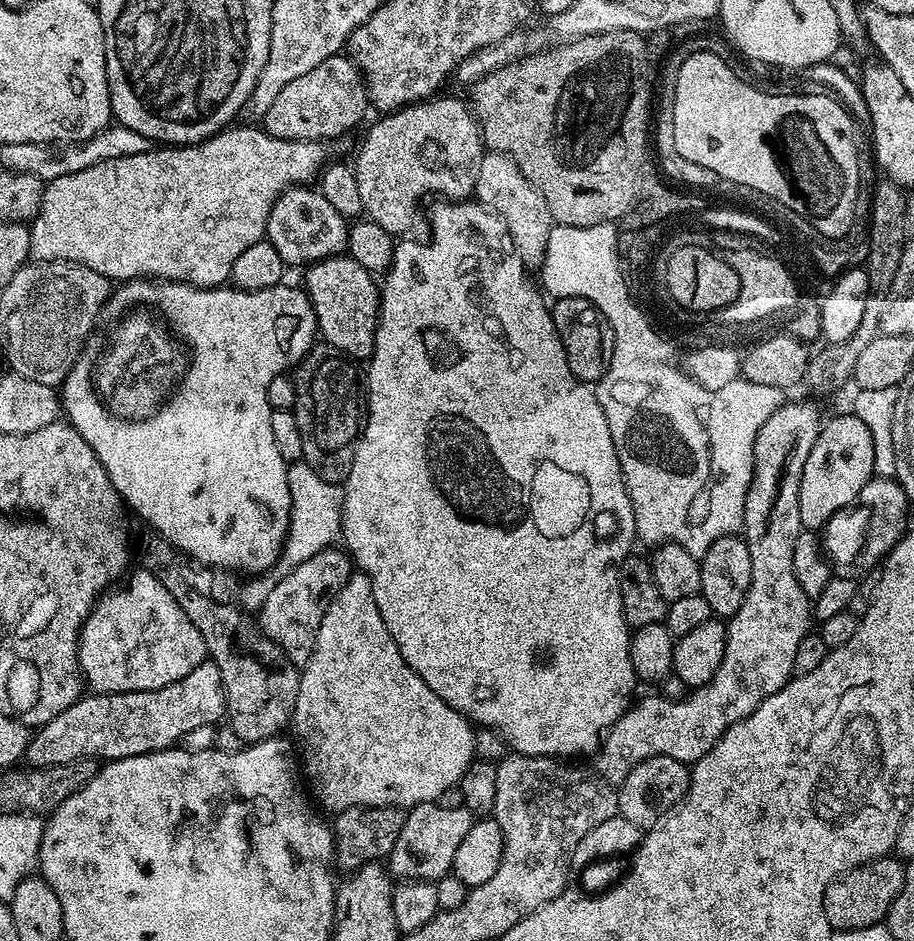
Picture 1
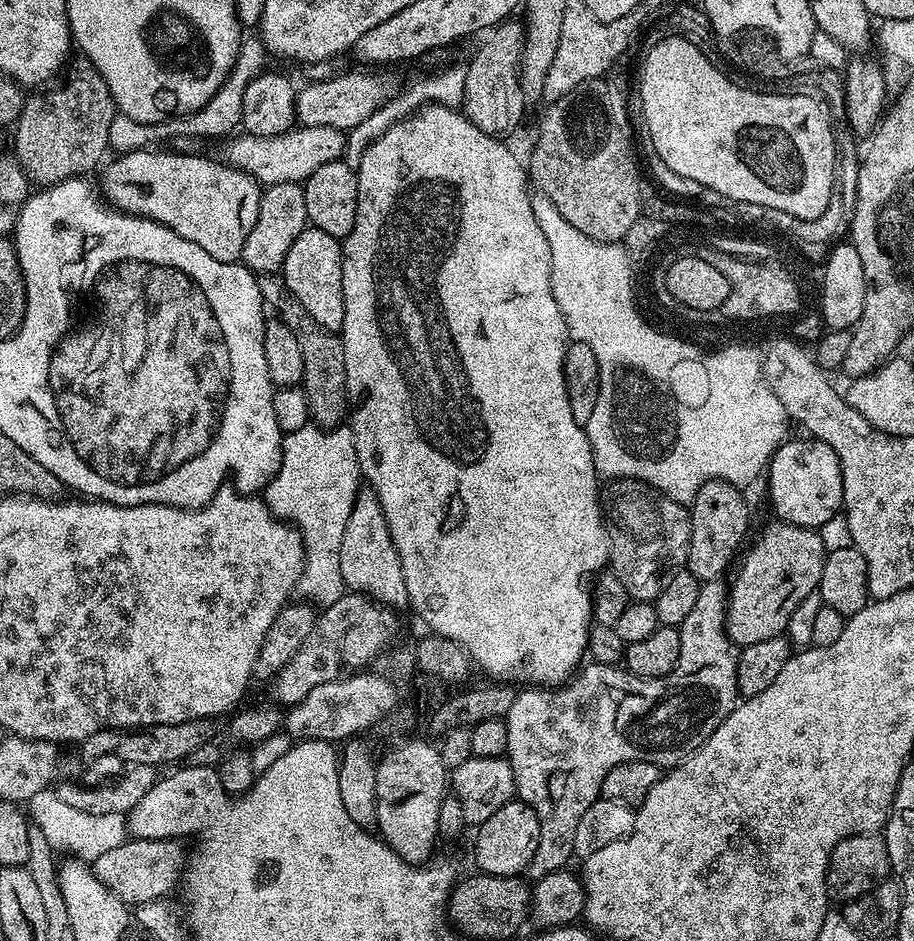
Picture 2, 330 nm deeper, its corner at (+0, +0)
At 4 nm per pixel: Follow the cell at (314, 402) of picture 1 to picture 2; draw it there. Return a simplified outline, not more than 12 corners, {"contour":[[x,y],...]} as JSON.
{"contour":[[283,275],[257,279],[260,297],[298,338],[311,423],[349,411],[344,345],[290,294]]}

